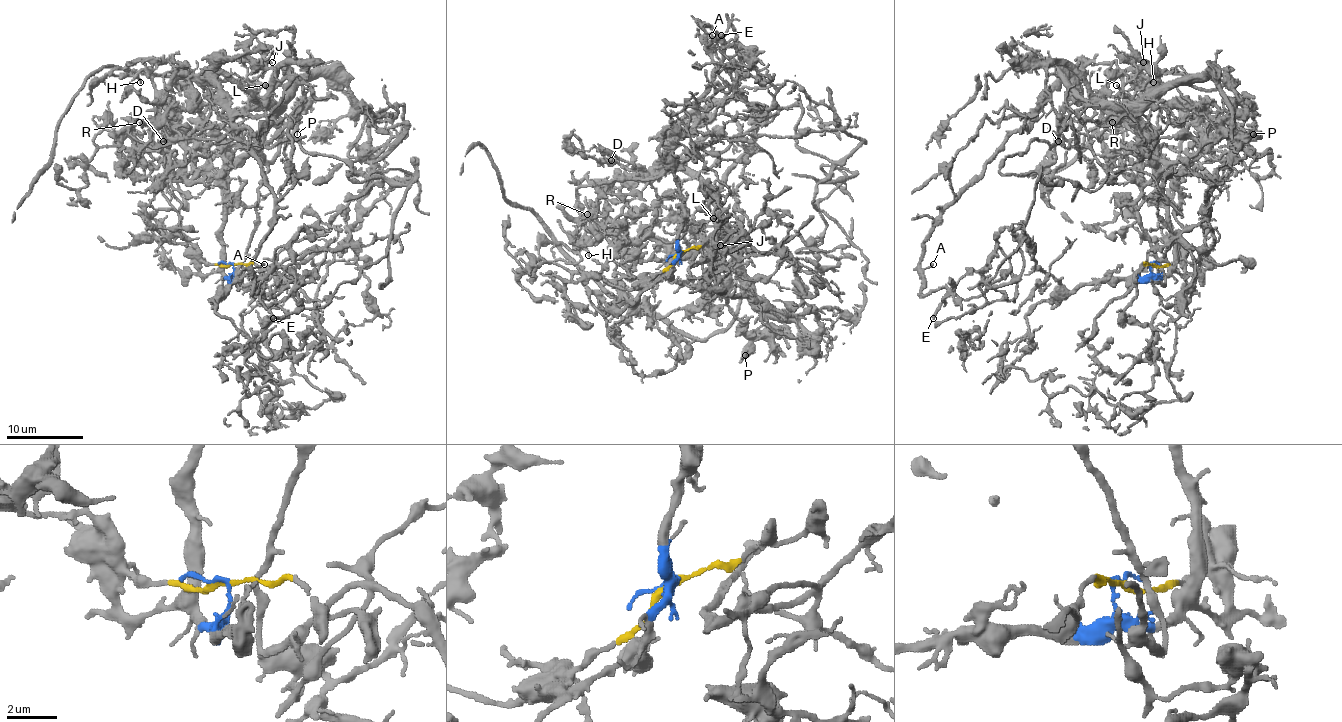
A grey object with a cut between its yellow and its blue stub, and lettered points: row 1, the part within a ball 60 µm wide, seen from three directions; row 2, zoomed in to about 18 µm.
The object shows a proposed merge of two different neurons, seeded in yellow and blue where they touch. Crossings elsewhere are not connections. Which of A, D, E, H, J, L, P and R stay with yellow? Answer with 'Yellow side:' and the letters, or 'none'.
Yellow side: H, R

